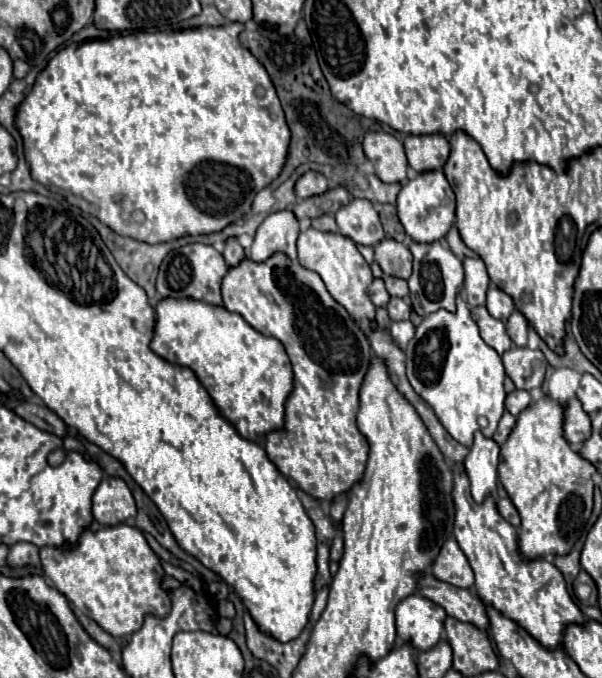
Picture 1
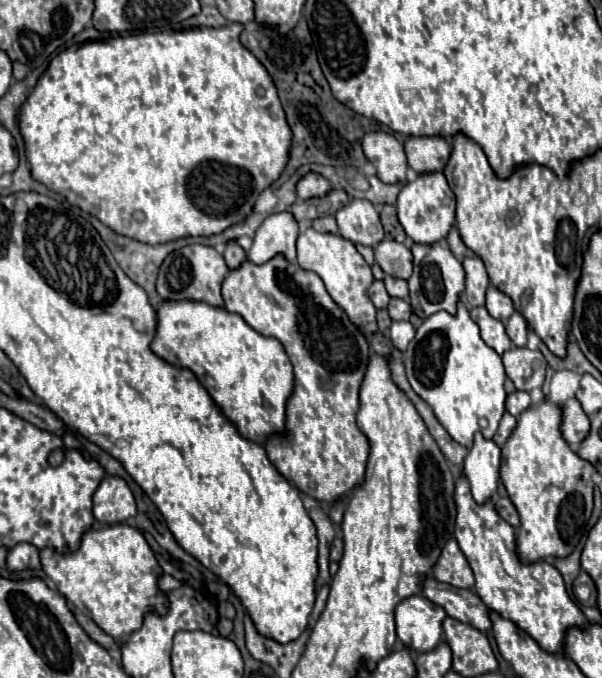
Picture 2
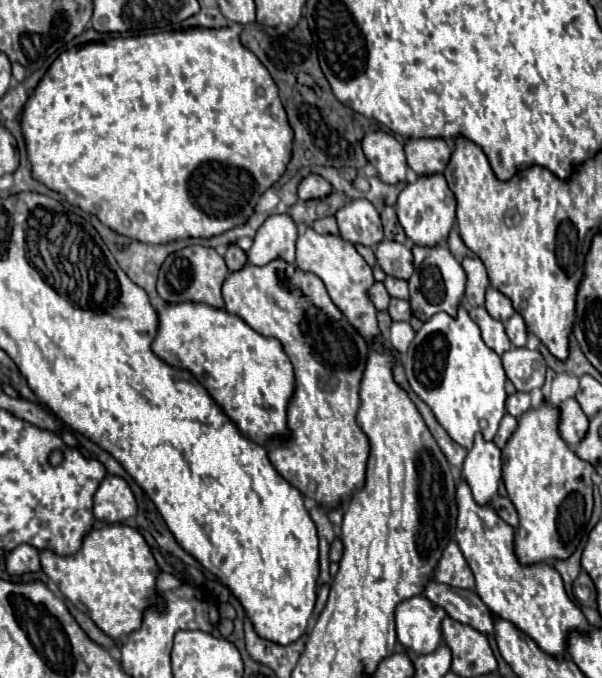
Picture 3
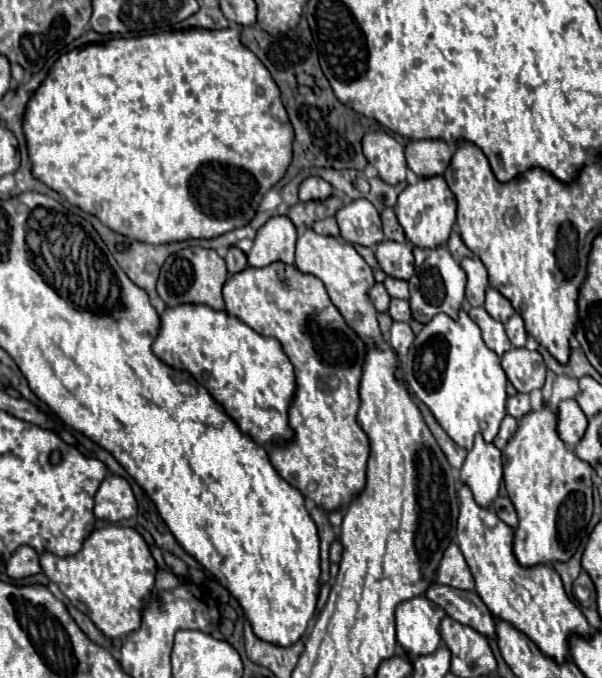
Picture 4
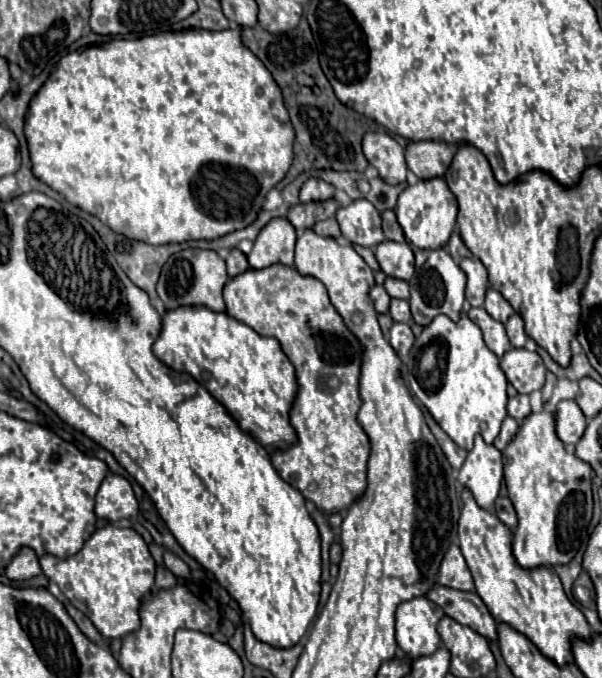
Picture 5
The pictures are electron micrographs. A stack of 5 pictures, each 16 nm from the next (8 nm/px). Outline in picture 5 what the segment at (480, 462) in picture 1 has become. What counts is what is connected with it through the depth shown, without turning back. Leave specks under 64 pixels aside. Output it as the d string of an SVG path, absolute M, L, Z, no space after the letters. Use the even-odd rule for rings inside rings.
M478 434L474 448L468 452L464 466L460 468L458 482L466 486L474 500L486 508L494 510L494 500L498 498L502 484L502 454L494 444L486 444Z

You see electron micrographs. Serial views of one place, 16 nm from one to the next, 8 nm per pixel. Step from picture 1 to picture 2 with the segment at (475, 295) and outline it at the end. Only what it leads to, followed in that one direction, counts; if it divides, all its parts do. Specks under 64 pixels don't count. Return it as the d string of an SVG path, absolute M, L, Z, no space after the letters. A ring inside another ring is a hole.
M464 258L464 270L466 270L466 286L464 286L464 300L470 306L484 306L484 296L488 288L488 274L486 266L480 258Z

